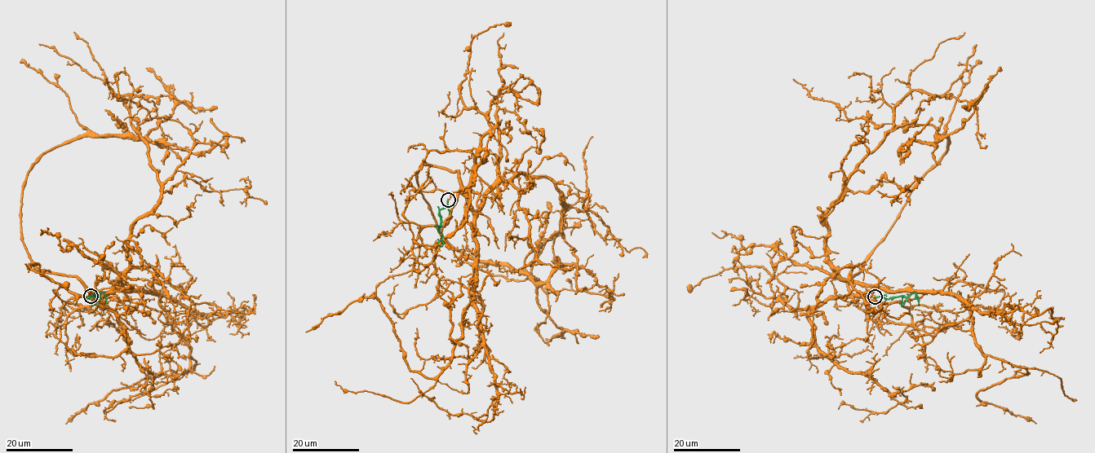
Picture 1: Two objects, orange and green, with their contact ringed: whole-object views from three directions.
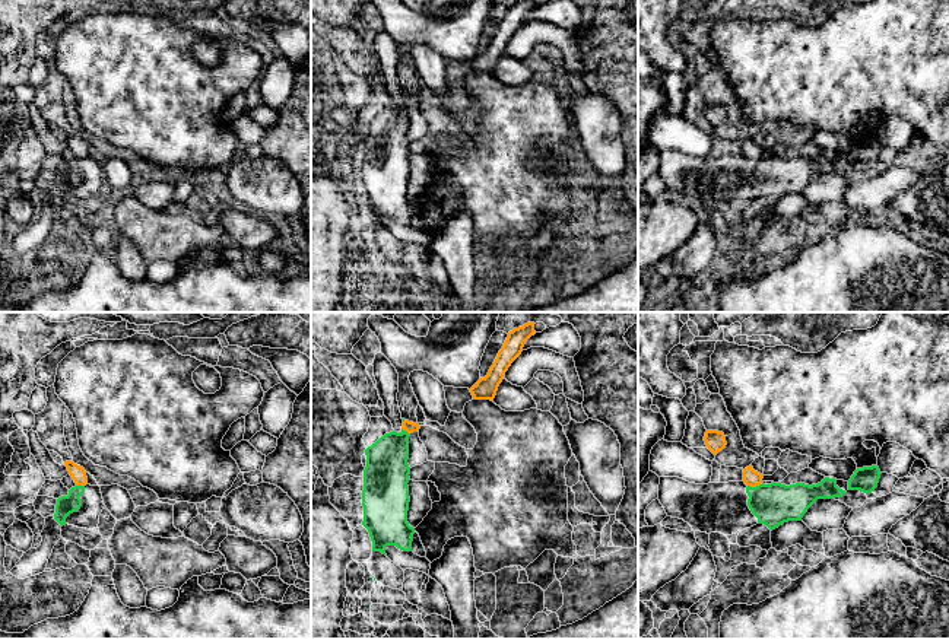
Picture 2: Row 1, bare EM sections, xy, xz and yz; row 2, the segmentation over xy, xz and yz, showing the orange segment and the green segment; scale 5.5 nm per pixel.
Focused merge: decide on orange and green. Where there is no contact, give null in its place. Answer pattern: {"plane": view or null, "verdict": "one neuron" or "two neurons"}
{"plane": "yz", "verdict": "two neurons"}

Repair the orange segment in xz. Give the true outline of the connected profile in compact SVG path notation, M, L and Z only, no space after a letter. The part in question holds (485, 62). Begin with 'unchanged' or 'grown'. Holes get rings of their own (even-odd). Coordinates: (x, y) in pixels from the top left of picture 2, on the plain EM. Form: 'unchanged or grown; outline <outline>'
unchanged; outline M518 0L508 6L508 10L488 48L485 51L480 51L470 61L474 73L493 74L498 60L505 50L505 45L511 39L511 36L521 28L526 15L534 7L534 0Z

